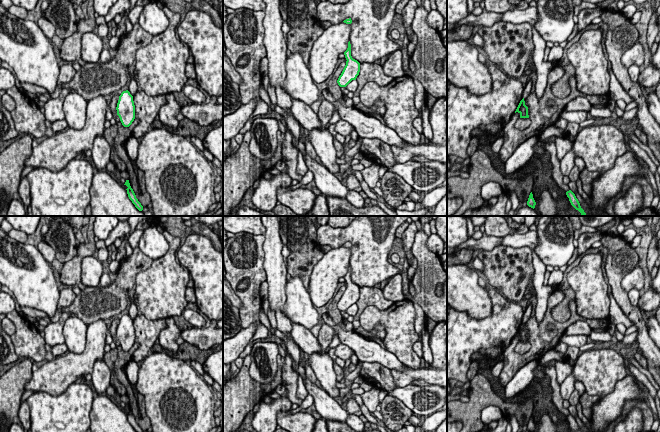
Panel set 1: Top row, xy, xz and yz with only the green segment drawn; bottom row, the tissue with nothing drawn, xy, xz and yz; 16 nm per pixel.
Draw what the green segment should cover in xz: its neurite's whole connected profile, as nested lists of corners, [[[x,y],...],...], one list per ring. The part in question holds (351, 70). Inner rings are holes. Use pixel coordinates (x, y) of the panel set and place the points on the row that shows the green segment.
[[[348,42],[348,48],[344,52],[346,65],[339,76],[337,83],[340,87],[346,87],[352,80],[356,80],[360,72],[360,63],[351,56],[351,44]]]

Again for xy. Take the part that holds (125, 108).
[[[128,90],[123,91],[117,103],[117,115],[124,127],[129,127],[135,119],[135,105],[133,96]]]

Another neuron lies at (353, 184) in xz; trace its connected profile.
[[[353,173],[348,174],[348,176],[347,176],[347,188],[348,188],[348,190],[353,190],[358,193],[360,193],[362,191],[361,184]]]

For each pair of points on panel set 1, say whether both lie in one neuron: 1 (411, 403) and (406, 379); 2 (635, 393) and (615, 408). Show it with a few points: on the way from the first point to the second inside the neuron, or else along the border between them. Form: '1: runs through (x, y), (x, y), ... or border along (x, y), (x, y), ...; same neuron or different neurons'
1: border along (409, 384), (397, 387); different neurons
2: runs through (629, 393), (618, 402); same neuron

